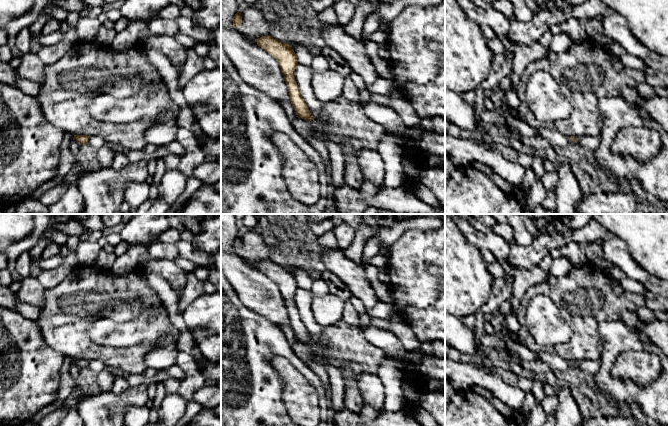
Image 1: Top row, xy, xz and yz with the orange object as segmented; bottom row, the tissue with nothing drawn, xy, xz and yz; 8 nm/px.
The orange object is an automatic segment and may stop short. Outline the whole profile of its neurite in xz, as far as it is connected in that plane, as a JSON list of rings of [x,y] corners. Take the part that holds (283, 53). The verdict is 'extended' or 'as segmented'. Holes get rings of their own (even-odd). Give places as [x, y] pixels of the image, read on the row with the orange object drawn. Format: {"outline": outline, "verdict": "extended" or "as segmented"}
{"outline": [[[261,36],[257,39],[257,45],[272,55],[279,63],[297,117],[306,121],[311,121],[312,115],[300,94],[299,86],[294,77],[298,61],[292,47],[289,44],[279,42],[272,36]]], "verdict": "as segmented"}

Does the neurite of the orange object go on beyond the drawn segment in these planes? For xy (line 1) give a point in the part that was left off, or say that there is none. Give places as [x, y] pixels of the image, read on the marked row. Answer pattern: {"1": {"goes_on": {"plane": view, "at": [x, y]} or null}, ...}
{"1": {"goes_on": null}}

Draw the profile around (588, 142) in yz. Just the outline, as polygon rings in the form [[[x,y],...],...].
[[[585,135],[581,136],[579,144],[582,145],[586,150],[595,151],[597,147],[599,146],[601,141],[601,136],[590,136]]]

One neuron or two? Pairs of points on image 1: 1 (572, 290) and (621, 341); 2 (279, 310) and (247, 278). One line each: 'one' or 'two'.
1: two
2: one

